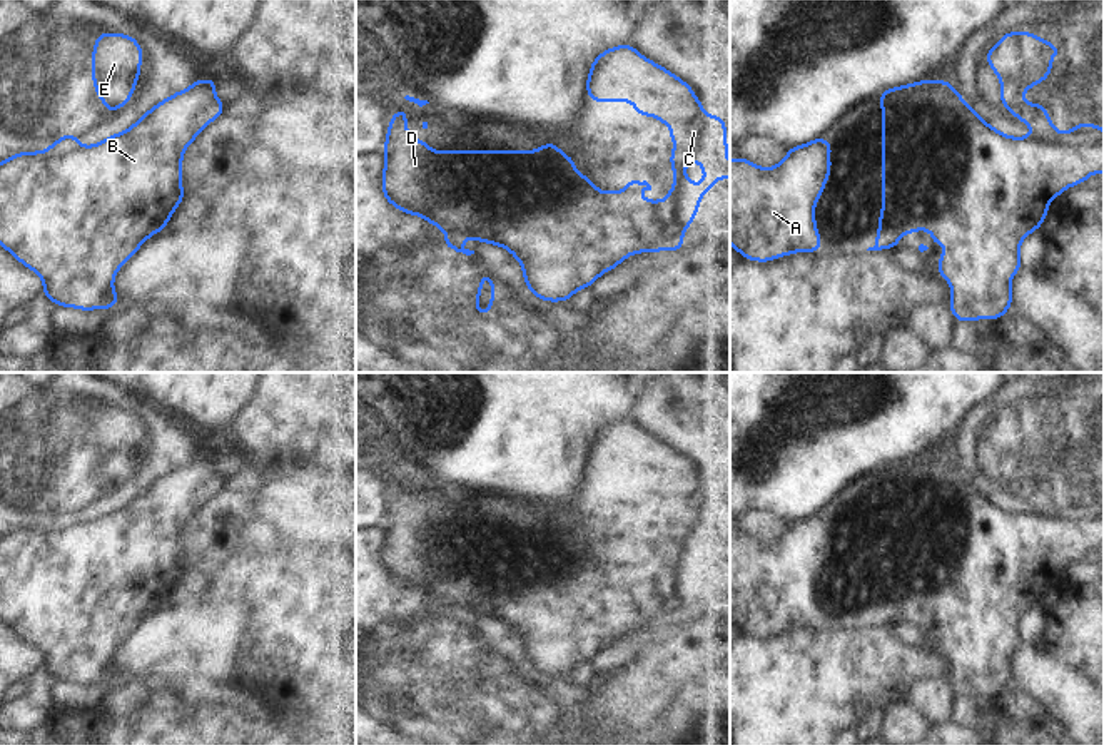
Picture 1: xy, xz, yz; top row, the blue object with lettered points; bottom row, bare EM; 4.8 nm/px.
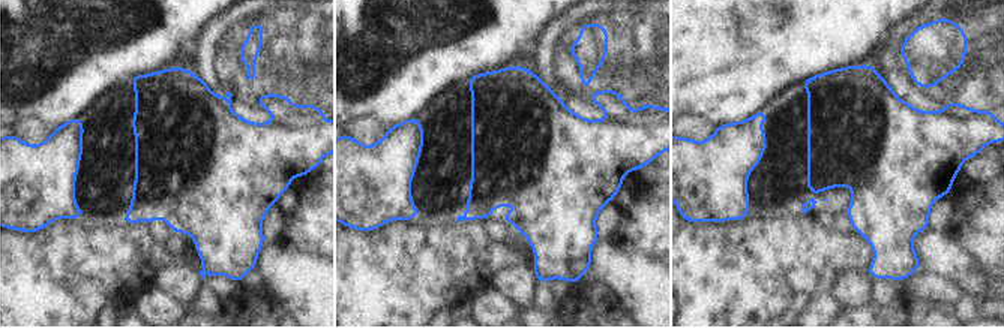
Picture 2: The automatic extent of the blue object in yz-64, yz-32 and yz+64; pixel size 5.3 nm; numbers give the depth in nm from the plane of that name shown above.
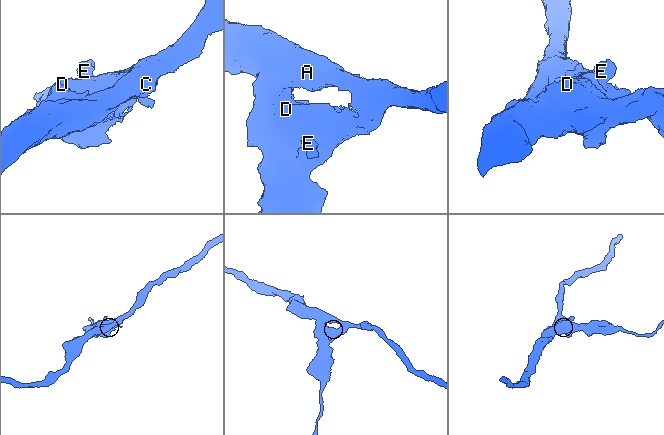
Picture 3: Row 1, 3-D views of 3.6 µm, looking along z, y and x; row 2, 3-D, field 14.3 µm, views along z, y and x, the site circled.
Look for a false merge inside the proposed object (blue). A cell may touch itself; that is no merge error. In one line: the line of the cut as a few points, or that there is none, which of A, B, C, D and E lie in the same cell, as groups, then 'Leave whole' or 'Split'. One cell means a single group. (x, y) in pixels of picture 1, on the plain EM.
Split along yz (1021, 473), (1009, 485). Groups: A B C D / E. Split

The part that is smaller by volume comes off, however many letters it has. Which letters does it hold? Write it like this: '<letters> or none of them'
E

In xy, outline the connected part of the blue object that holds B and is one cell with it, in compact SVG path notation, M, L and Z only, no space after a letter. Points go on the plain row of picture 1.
M202 453L160 474L127 504L95 519L80 519L78 509L68 506L52 516L45 526L18 526L0 535L0 620L40 650L42 668L57 680L107 685L120 678L114 665L117 645L149 611L167 603L172 586L185 571L182 565L184 525L205 499L224 488L224 481L225 478L215 469L215 454Z

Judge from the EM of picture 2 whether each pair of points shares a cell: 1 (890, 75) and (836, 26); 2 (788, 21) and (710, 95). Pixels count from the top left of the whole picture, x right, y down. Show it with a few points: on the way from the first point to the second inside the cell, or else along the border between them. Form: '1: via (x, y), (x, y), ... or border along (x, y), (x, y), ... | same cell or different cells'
1: border along (892, 29), (871, 63) | different cells
2: via (769, 36), (730, 75) | same cell

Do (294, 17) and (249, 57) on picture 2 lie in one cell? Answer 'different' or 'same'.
same

